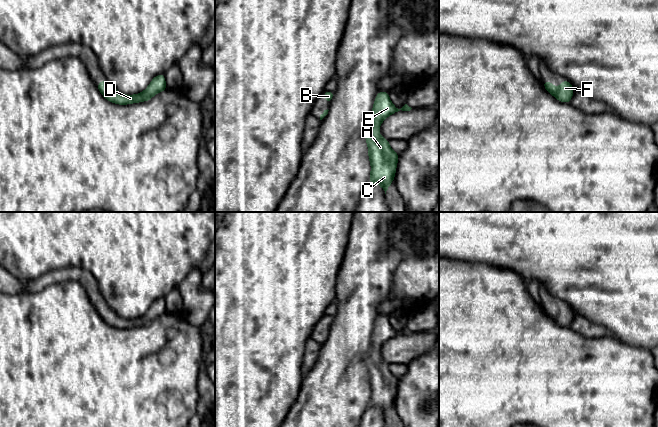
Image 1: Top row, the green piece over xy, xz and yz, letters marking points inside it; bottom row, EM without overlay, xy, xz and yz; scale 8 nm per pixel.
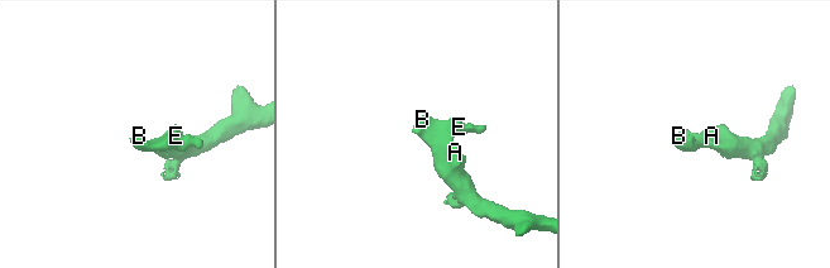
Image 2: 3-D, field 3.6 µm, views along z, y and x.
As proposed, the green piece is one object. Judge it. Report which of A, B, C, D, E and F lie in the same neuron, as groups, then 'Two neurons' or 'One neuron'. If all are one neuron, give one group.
Groups: A B C D E F. One neuron

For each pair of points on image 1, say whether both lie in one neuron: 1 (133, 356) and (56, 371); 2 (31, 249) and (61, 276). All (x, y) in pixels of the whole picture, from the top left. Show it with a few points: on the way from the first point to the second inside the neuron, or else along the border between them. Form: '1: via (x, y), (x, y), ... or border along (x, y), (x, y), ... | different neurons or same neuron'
1: via (114, 370), (75, 371) | same neuron
2: border along (77, 266), (63, 266), (49, 270), (32, 279) | different neurons

